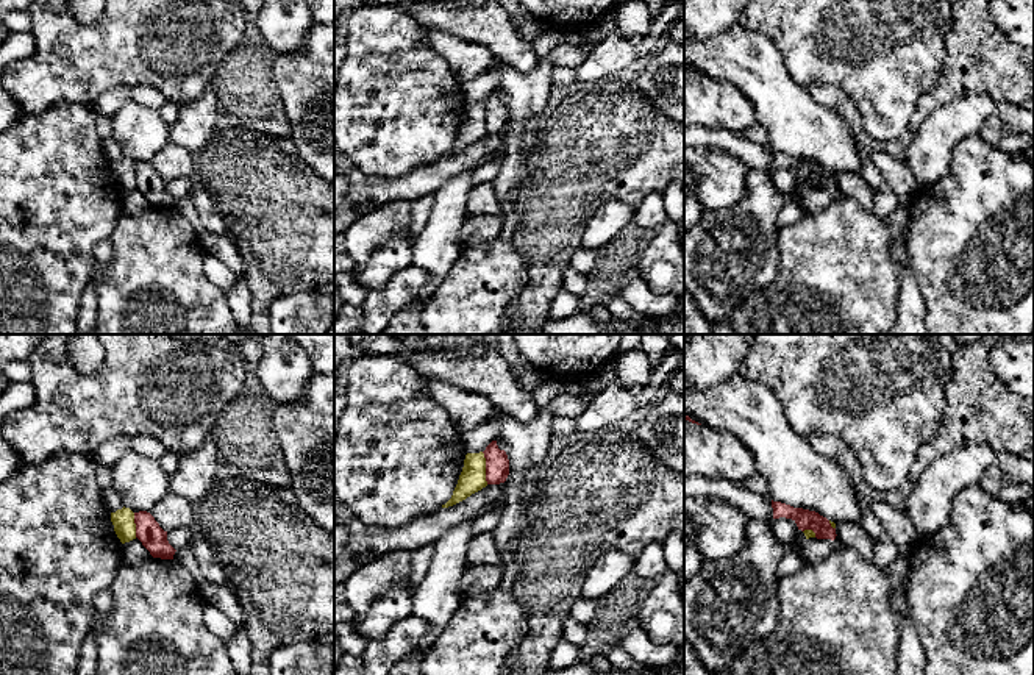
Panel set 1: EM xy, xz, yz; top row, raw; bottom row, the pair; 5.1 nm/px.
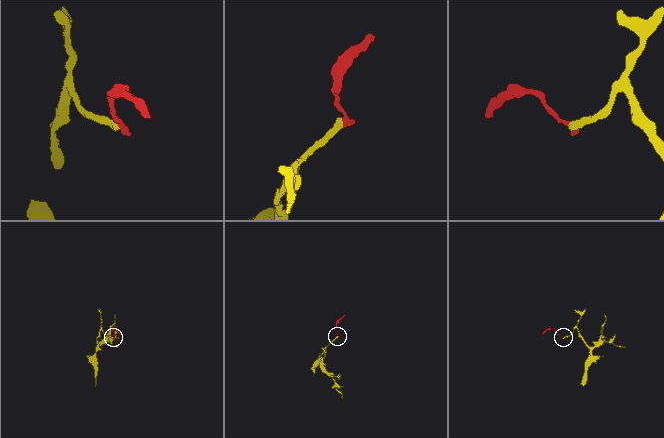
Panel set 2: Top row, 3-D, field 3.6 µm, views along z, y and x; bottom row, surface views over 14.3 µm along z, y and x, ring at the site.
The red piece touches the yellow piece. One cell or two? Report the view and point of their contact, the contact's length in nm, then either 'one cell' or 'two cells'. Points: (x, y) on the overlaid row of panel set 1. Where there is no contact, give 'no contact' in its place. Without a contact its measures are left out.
contact xz (486, 467); length 170 nm; two cells

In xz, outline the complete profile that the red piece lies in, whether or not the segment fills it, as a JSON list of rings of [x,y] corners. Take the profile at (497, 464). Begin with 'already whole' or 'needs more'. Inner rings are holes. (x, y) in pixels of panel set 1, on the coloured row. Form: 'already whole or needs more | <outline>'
already whole | [[[492,441],[483,452],[486,458],[487,484],[505,483],[509,475],[509,459],[505,450],[500,450],[497,441]]]

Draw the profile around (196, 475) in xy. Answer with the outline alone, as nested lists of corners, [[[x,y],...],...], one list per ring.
[[[209,434],[197,450],[180,455],[178,469],[169,477],[169,491],[197,505],[212,491],[216,477],[217,450]]]

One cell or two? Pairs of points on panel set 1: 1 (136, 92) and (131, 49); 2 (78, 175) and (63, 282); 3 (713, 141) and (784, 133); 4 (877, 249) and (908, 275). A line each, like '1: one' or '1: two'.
1: two
2: one
3: two
4: two

